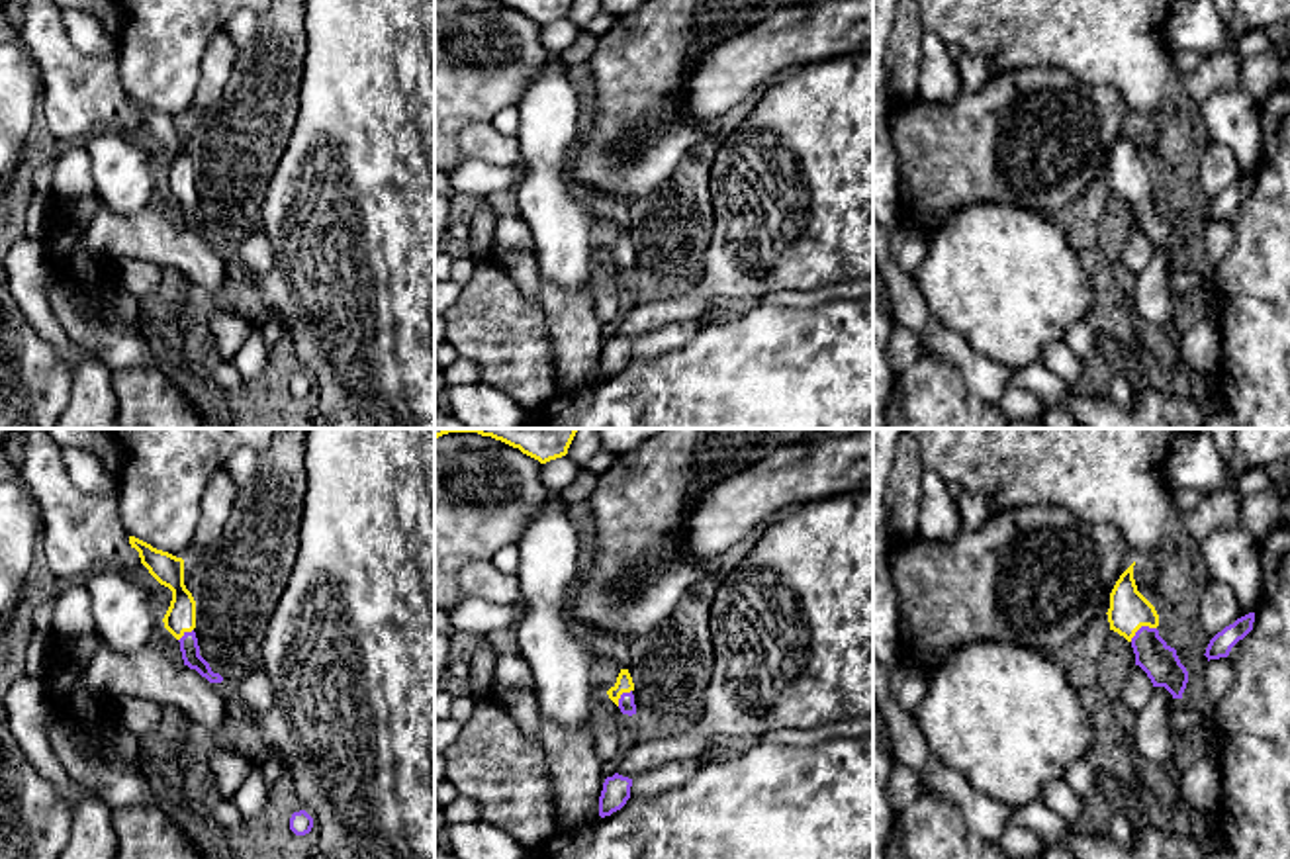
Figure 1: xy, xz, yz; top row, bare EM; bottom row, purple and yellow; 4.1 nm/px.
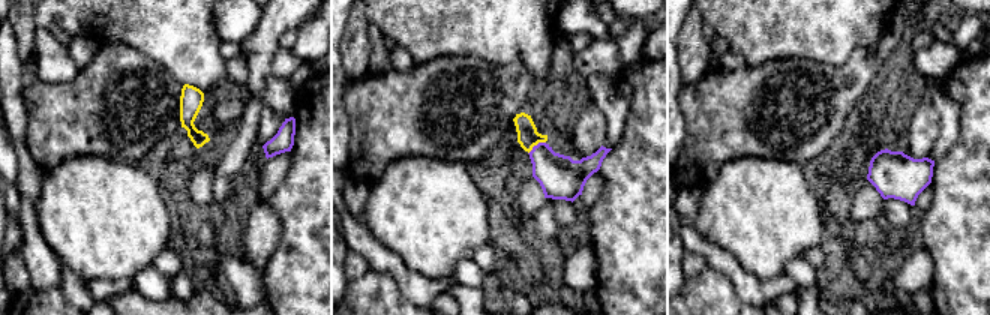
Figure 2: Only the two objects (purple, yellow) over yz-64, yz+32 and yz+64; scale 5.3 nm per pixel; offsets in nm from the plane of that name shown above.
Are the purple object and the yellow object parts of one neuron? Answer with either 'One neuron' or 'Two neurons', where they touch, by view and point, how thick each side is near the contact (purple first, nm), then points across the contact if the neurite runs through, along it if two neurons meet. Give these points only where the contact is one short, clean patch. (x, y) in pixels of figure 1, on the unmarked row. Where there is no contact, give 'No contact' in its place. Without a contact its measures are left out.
One neuron. Touches purple at yz (1142, 188). Thickness 150 nm (purple) against 160 nm. Path across: yz (1161, 226), (1151, 216), (1142, 188), (1128, 173)

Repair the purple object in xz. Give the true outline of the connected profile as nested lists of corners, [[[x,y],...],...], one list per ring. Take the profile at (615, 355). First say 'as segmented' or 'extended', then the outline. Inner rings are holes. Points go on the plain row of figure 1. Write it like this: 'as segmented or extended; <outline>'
as segmented; [[[619,335],[607,339],[599,358],[599,378],[605,380],[621,372],[630,360],[630,348],[632,348],[632,340],[628,339],[622,339]]]

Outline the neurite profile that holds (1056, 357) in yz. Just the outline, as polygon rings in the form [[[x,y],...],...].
[[[1063,340],[1045,344],[1039,362],[1069,387],[1075,387],[1083,378],[1083,360]]]

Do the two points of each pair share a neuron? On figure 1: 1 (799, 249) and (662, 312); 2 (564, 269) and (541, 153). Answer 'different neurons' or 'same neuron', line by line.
1: same neuron
2: same neuron

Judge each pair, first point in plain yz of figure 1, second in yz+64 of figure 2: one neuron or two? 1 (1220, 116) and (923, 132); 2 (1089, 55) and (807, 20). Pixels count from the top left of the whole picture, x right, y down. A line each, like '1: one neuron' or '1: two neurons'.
1: two neurons
2: one neuron

